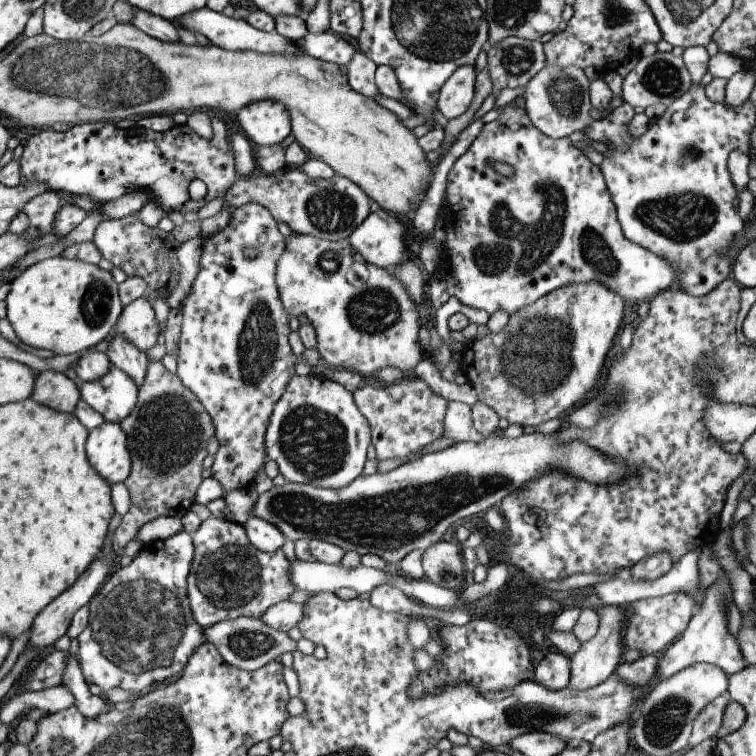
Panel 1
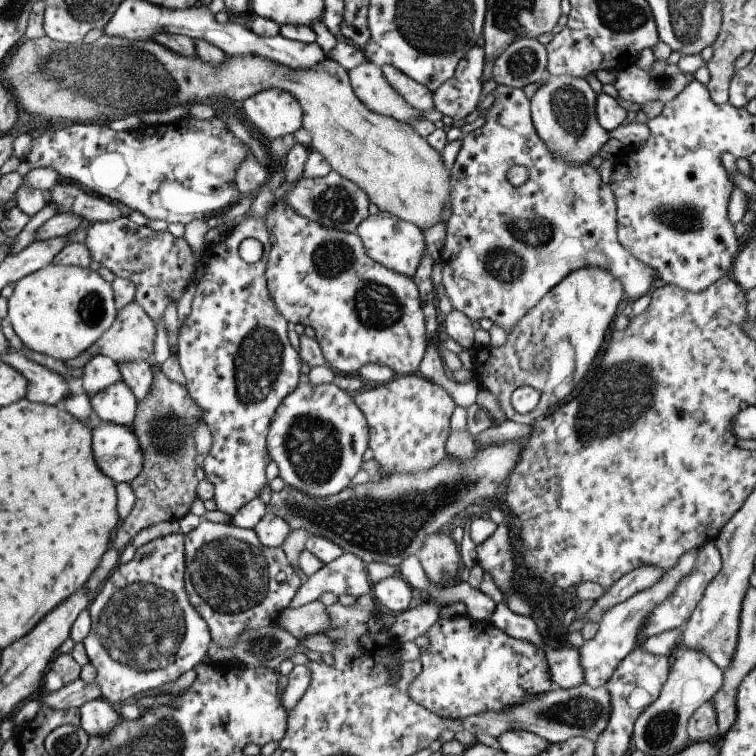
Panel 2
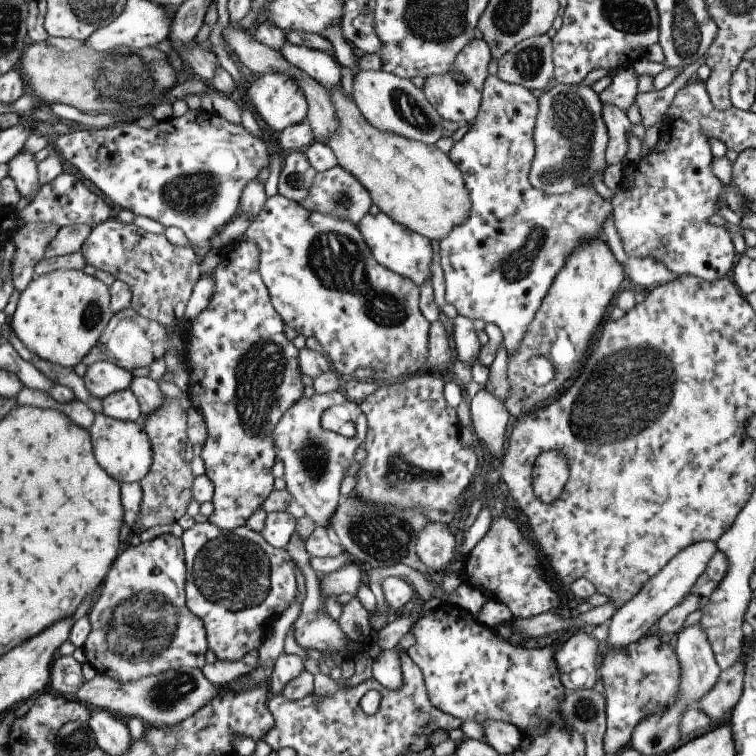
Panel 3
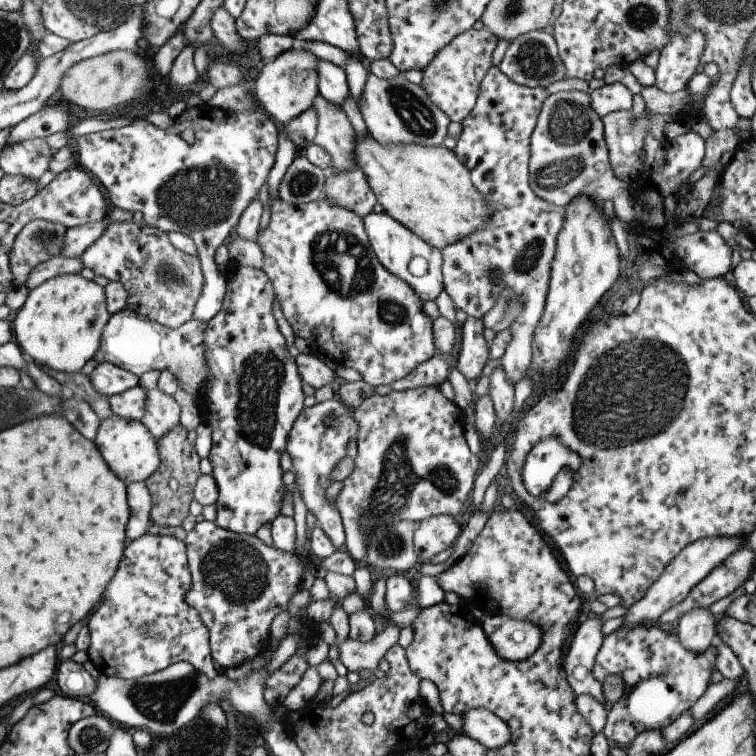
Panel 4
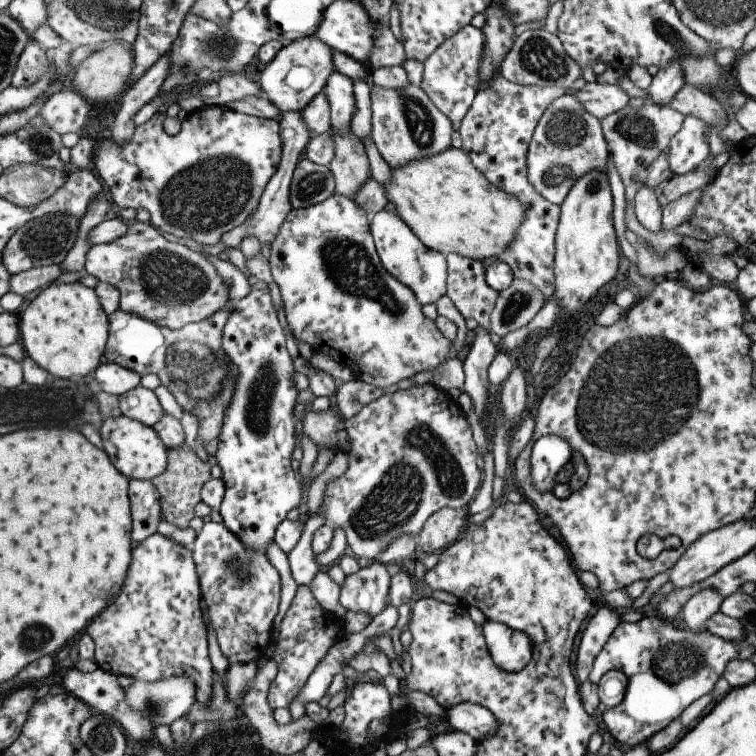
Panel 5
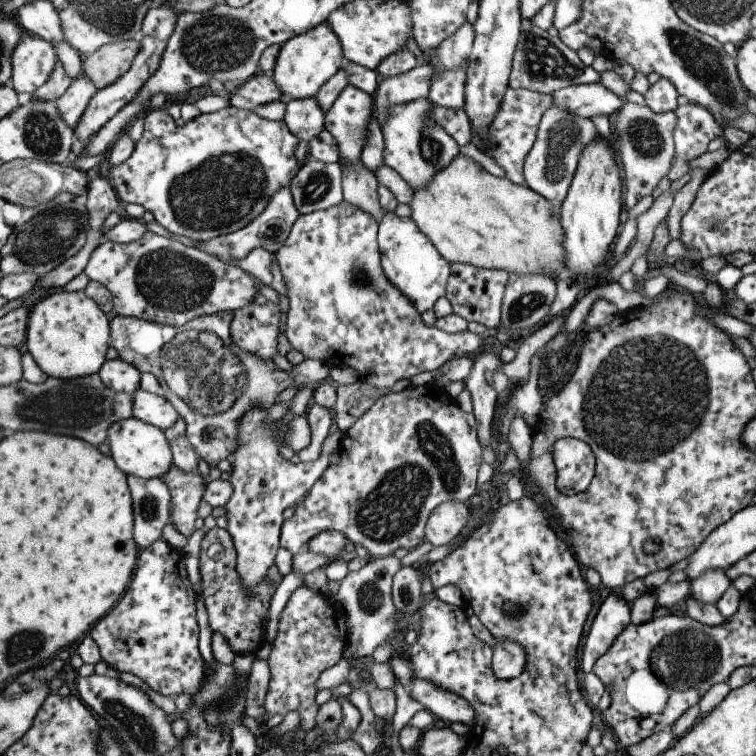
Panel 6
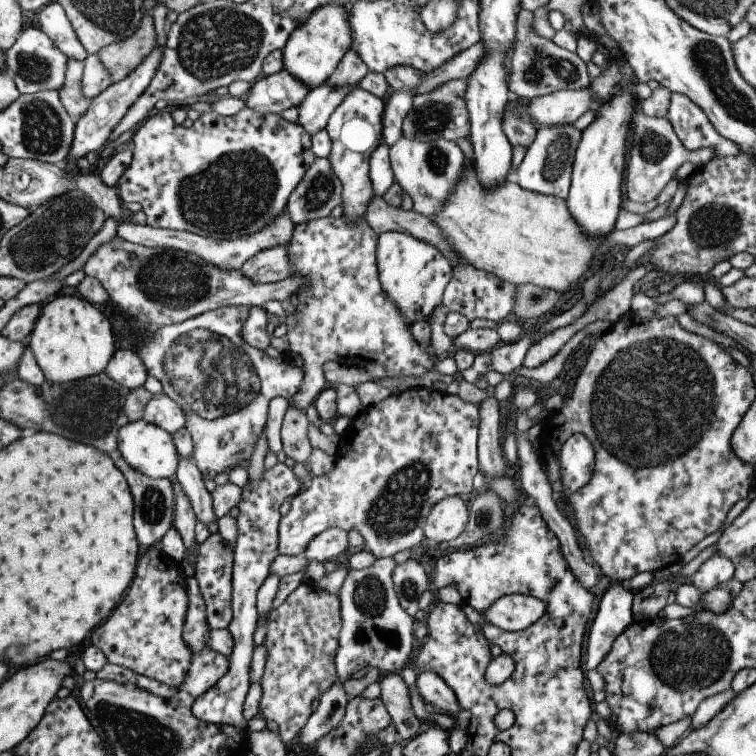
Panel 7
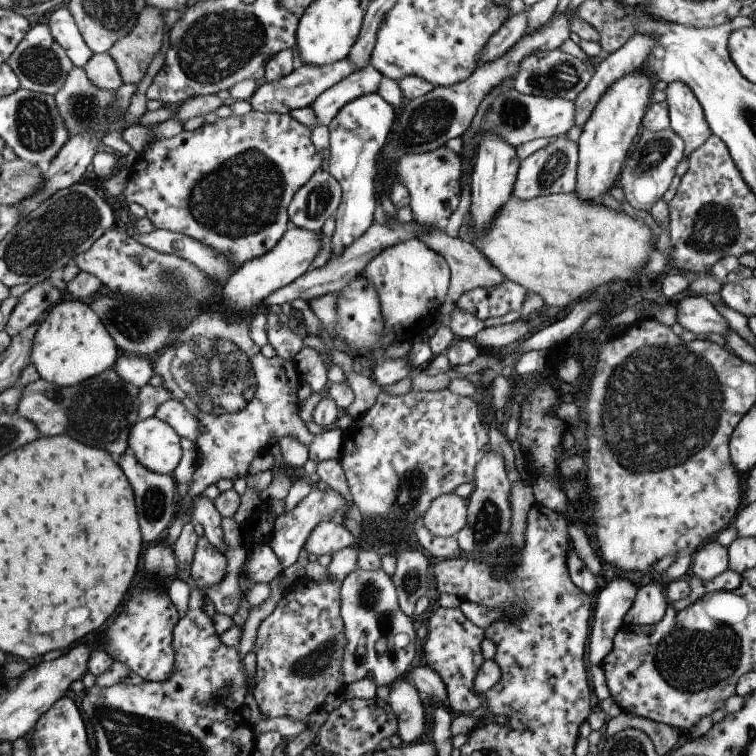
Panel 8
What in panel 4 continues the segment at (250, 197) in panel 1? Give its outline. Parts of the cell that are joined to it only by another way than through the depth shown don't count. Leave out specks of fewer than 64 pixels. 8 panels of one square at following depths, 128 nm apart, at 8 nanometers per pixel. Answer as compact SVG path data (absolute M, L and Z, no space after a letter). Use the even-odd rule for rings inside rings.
M358 168L343 173L327 173L324 198L353 210L362 218L372 212L377 202L366 175Z

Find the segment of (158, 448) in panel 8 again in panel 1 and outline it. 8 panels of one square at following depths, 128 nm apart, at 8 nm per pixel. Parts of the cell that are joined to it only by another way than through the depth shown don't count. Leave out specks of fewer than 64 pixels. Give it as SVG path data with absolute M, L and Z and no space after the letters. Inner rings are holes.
M105 420L89 431L85 451L94 470L112 486L122 484L130 476L132 459L128 439L119 423Z

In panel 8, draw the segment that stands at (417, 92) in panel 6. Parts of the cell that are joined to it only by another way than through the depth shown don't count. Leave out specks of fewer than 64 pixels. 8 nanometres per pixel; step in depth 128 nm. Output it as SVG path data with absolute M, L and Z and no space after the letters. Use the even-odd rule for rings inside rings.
M528 10L517 15L512 15L508 20L490 37L487 45L483 48L480 64L496 60L509 48L512 48L527 32Z

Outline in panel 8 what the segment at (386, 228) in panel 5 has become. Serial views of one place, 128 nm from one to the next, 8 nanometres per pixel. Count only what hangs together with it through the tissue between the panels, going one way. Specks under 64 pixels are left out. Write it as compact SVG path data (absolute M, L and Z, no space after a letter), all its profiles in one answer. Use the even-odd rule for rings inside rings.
M410 239L384 249L363 268L361 276L377 290L383 318L379 346L386 349L389 339L401 340L406 335L418 335L431 326L445 301L451 270L446 259L422 239Z

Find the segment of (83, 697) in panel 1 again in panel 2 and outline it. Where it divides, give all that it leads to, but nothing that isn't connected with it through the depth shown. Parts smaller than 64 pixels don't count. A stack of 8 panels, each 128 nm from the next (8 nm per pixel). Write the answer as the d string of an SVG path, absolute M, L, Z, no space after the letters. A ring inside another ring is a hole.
M104 698L88 701L80 707L80 712L80 725L90 737L107 737L122 718L118 707Z

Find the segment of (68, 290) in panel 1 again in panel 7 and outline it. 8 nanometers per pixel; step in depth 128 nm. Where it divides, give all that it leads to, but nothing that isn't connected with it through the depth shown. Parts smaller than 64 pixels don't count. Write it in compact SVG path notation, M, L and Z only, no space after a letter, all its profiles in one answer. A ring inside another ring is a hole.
M56 294L42 306L26 346L32 349L32 354L42 369L45 380L62 384L104 373L113 352L116 351L113 344L115 341L113 326L103 309L95 307L93 303L85 301L82 297Z

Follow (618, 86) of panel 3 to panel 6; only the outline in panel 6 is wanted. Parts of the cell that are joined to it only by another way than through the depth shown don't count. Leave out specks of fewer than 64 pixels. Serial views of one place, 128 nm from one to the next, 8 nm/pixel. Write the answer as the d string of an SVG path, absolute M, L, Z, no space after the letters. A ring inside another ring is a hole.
M600 82L572 85L551 95L554 106L565 108L570 114L587 119L600 114L609 117L624 104L622 96L614 94Z

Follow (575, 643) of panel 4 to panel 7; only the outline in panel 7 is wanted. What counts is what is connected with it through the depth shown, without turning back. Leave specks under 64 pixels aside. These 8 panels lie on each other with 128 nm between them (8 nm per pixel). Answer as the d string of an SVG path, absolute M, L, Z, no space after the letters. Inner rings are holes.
M613 583L604 593L588 634L586 670L597 668L610 652L615 638L634 621L634 593L632 589L622 587L620 583Z

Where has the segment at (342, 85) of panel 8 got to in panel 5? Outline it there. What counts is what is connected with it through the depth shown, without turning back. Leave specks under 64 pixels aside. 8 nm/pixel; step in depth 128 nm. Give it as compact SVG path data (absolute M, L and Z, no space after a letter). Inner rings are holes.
M290 111L281 114L279 119L280 138L282 141L283 151L281 161L279 162L276 174L268 181L264 192L262 193L259 205L256 210L250 215L239 227L229 230L223 234L222 241L228 248L239 248L244 239L248 237L257 238L261 244L270 244L274 242L281 225L286 220L288 214L293 209L290 200L290 187L293 179L295 166L298 164L298 156L302 154L302 150L311 139L311 134L308 125L303 119L302 111Z

